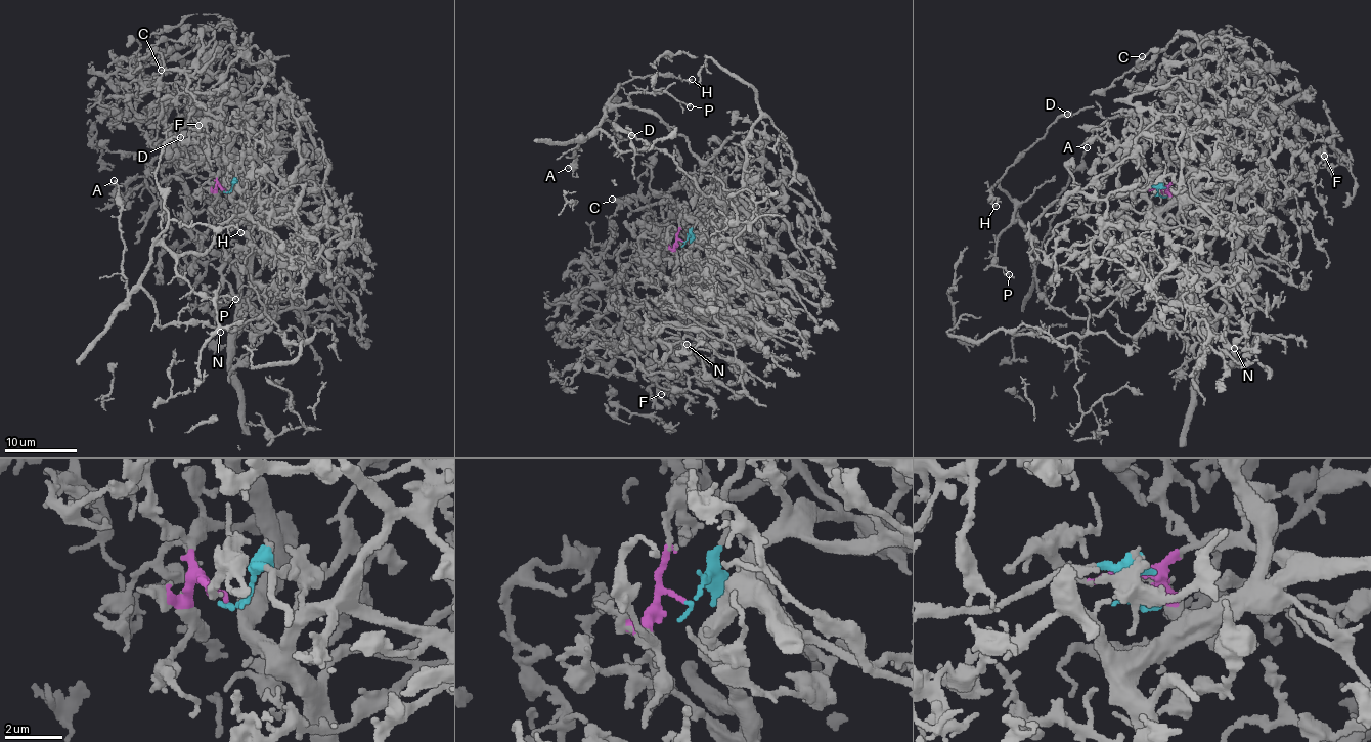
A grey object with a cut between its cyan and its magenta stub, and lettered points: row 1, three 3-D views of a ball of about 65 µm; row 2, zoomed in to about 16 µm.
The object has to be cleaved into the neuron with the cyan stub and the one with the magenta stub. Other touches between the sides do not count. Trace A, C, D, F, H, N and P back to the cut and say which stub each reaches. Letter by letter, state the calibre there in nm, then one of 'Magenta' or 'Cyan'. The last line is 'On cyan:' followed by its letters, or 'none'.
A: Thickness 110 nm. Cyan
C: Thickness 190 nm. Magenta
D: Thickness 180 nm. Cyan
F: Thickness 200 nm. Magenta
H: Thickness 120 nm. Cyan
N: Thickness 180 nm. Magenta
P: Thickness 130 nm. Cyan
On cyan: A, D, H, P

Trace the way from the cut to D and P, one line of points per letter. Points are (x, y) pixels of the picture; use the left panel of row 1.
D: (226, 191), (237, 184), (247, 212), (204, 252), (174, 254), (158, 238), (167, 219), (155, 171), (181, 138)
P: (226, 191), (237, 184), (247, 212), (231, 216), (208, 250), (181, 254), (176, 265), (196, 292), (235, 298)

